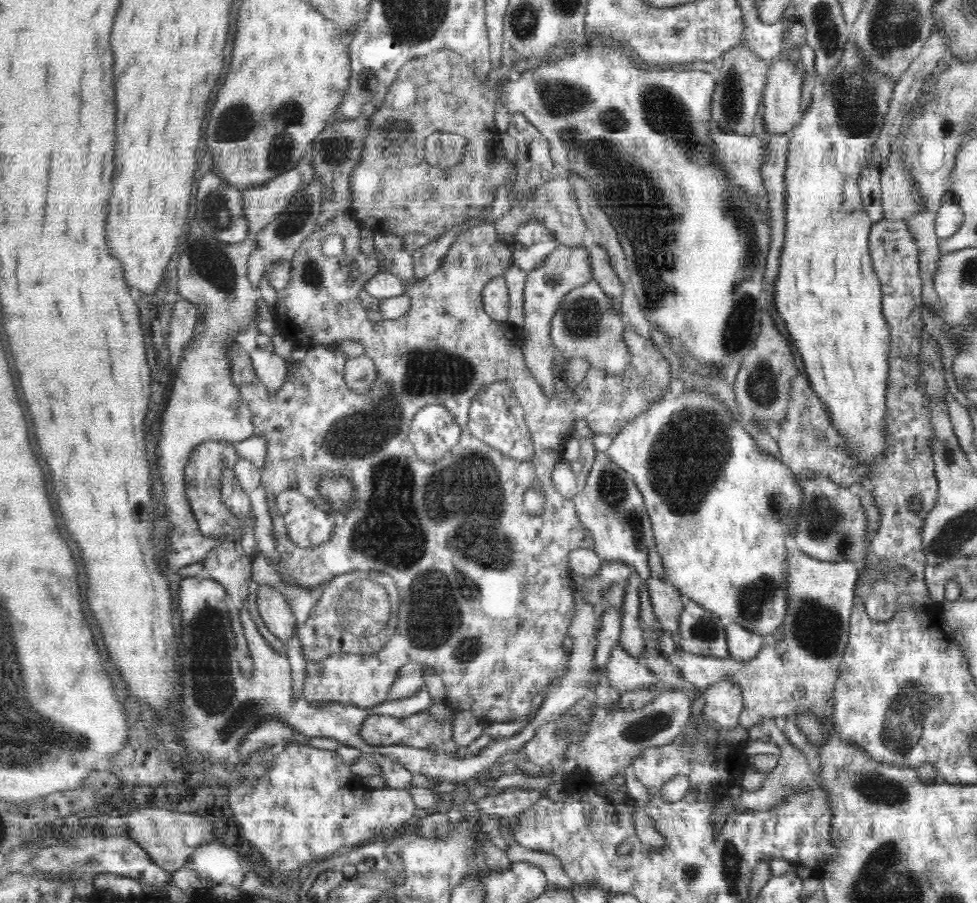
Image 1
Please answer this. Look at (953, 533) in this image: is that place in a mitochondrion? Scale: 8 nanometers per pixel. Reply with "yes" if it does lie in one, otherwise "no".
yes

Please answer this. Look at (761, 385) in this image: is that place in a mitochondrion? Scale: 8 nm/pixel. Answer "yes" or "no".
yes

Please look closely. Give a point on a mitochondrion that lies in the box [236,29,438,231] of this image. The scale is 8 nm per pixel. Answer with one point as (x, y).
(392, 137)

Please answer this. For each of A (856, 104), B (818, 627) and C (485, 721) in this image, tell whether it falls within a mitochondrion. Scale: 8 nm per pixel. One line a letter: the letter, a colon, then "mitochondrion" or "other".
A: mitochondrion
B: mitochondrion
C: other

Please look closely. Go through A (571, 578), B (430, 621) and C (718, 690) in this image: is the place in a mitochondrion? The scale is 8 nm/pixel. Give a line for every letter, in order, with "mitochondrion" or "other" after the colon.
A: other
B: mitochondrion
C: other

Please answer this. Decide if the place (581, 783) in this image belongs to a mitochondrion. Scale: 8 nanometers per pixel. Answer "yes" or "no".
no

